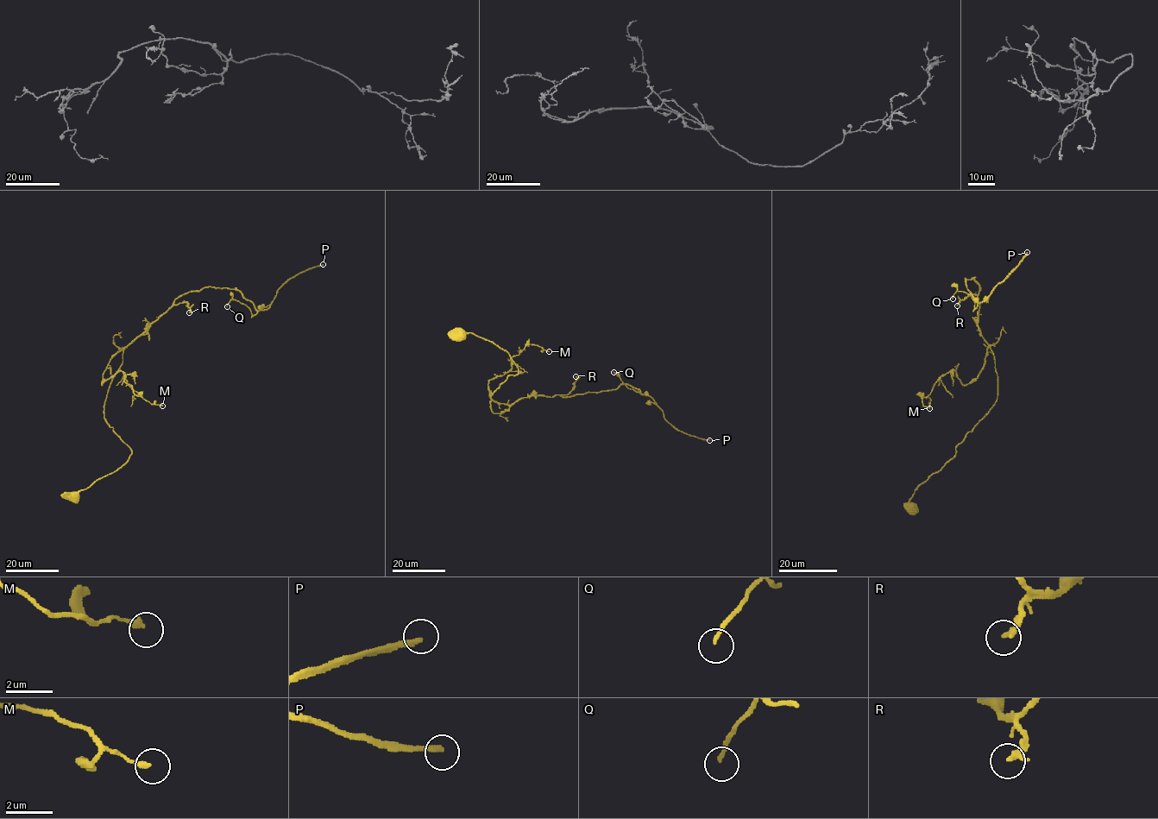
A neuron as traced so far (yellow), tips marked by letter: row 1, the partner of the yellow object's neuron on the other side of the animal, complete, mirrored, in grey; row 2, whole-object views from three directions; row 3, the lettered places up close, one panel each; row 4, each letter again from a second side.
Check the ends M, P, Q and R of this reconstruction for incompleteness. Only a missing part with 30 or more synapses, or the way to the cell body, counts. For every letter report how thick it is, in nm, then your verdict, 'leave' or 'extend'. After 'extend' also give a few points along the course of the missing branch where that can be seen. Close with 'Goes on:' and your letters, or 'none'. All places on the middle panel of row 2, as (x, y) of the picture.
M: 220 nm thick; leave
P: 200 nm thick; extend
Q: 140 nm thick; leave
R: 240 nm thick; leave
Goes on: P

